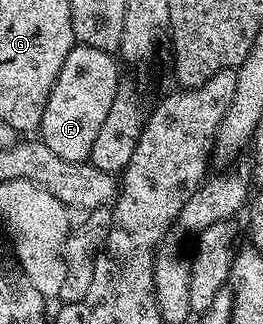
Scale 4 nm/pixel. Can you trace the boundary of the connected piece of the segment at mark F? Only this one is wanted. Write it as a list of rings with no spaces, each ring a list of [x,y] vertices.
[[[79,44],[72,47],[70,56],[66,56],[66,64],[62,64],[62,72],[58,72],[54,88],[50,88],[38,127],[39,141],[44,142],[50,152],[62,156],[62,160],[88,161],[90,148],[94,148],[94,140],[118,92],[116,81],[120,78],[120,70],[115,61],[117,59],[111,54]]]

